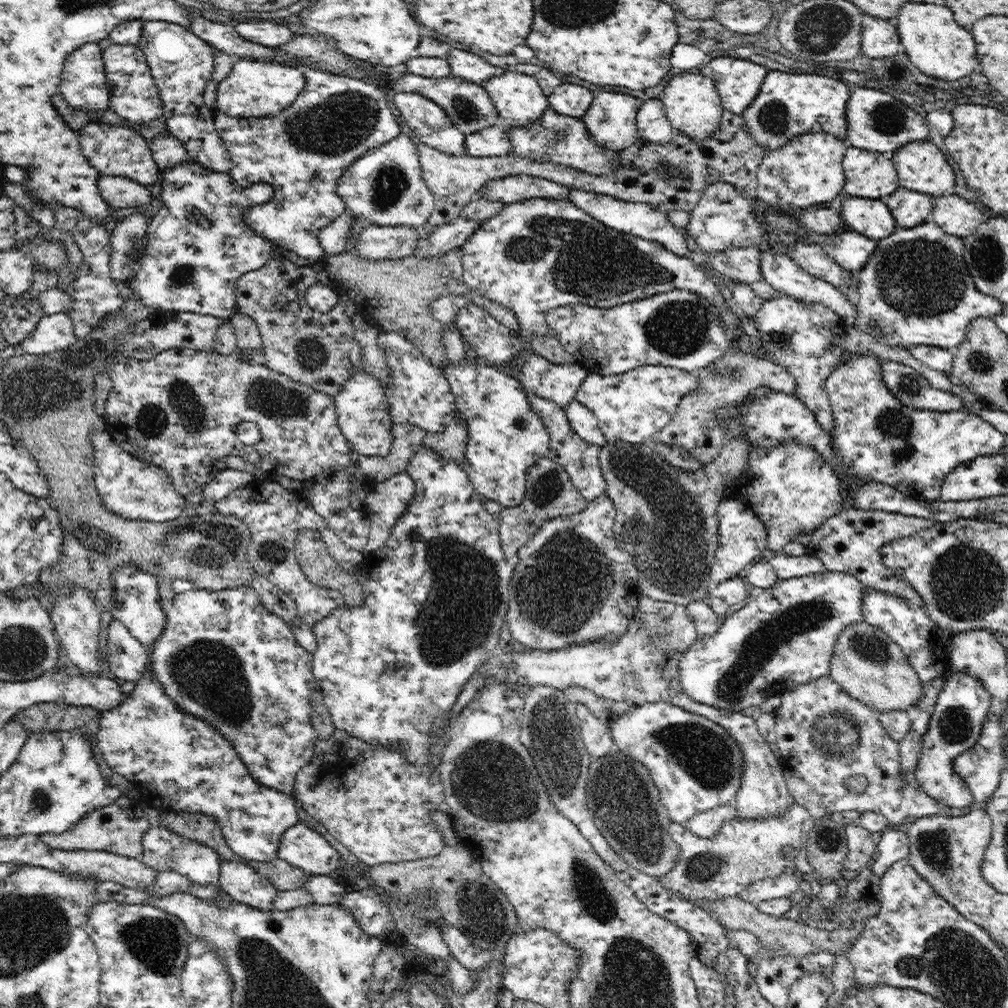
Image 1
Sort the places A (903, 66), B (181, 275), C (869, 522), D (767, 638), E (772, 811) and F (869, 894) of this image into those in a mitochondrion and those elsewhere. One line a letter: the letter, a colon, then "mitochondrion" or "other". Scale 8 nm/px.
A: other
B: mitochondrion
C: other
D: mitochondrion
E: other
F: other

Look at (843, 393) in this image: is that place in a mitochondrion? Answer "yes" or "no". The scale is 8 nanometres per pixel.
no

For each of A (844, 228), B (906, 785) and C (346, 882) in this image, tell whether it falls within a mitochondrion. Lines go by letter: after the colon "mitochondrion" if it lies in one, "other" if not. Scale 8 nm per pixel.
A: other
B: other
C: other

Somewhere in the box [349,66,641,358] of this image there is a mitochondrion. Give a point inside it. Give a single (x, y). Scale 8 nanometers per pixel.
(389, 183)

